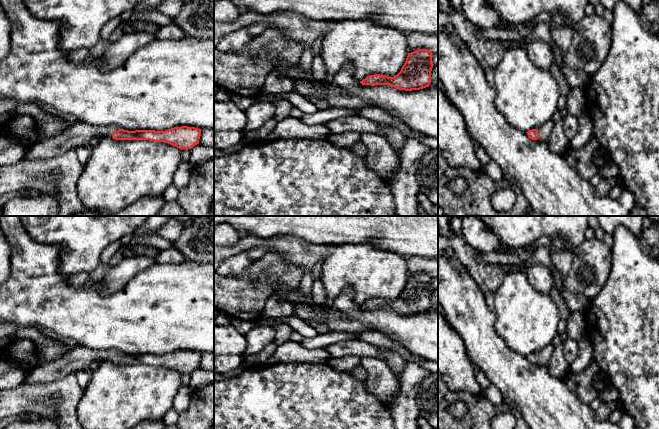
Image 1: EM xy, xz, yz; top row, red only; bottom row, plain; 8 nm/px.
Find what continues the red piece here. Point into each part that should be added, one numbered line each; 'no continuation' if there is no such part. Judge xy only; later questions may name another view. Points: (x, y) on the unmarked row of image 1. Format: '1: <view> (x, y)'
1: xy (79, 358)

